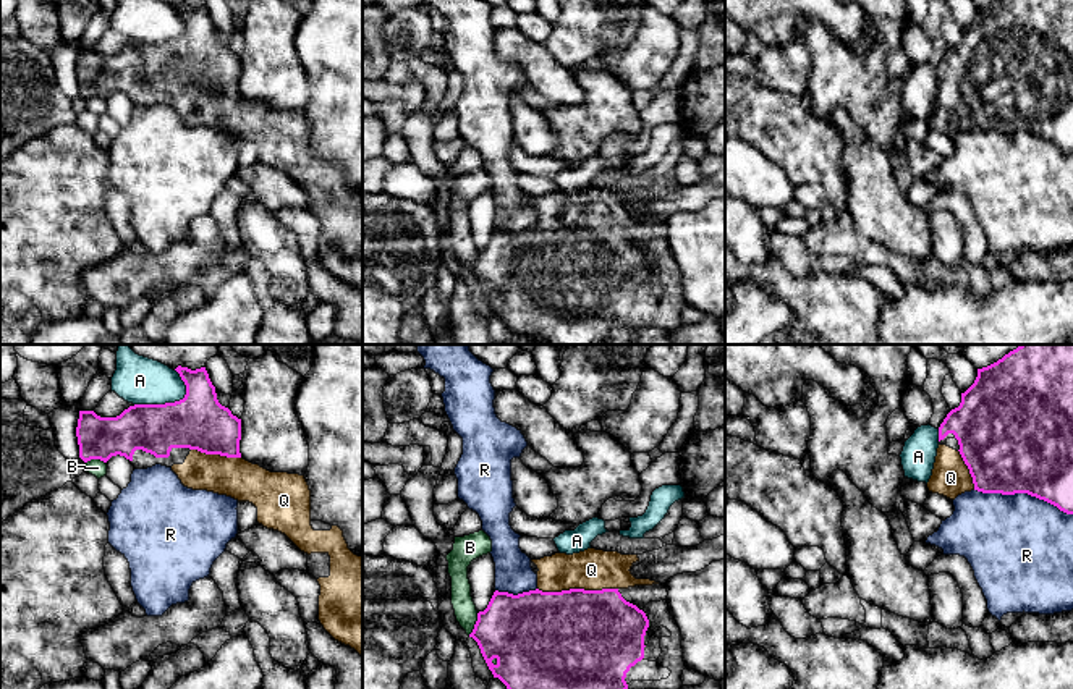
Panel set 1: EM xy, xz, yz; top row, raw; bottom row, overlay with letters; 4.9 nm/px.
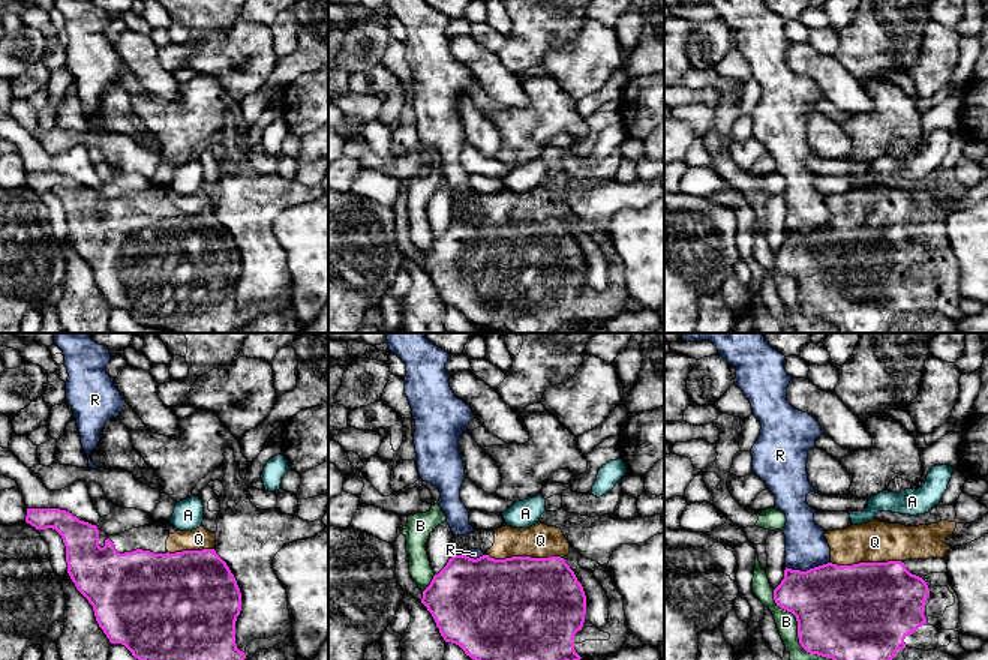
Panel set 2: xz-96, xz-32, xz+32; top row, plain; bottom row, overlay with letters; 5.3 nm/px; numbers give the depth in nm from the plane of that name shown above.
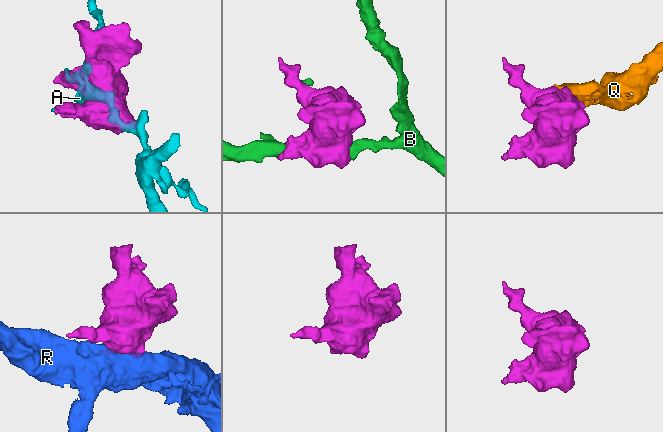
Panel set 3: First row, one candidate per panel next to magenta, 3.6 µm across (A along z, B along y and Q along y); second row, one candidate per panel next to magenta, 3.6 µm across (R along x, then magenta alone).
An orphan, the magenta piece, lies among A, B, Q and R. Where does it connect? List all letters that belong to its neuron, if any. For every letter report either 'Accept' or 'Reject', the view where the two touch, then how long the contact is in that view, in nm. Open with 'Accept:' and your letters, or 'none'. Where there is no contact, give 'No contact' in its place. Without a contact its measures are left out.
Accept: Q
A: Reject. Touches magenta in xy. Shared border 280 nm
B: Reject. Touches magenta in xz. Shared border 120 nm
Q: Accept. Touches magenta in xz. Shared border 400 nm
R: Reject. Touches magenta in yz. Shared border 500 nm

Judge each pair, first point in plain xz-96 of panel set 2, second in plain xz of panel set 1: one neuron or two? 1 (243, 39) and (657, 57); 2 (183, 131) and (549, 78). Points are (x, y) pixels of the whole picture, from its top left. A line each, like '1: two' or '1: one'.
1: one
2: two

